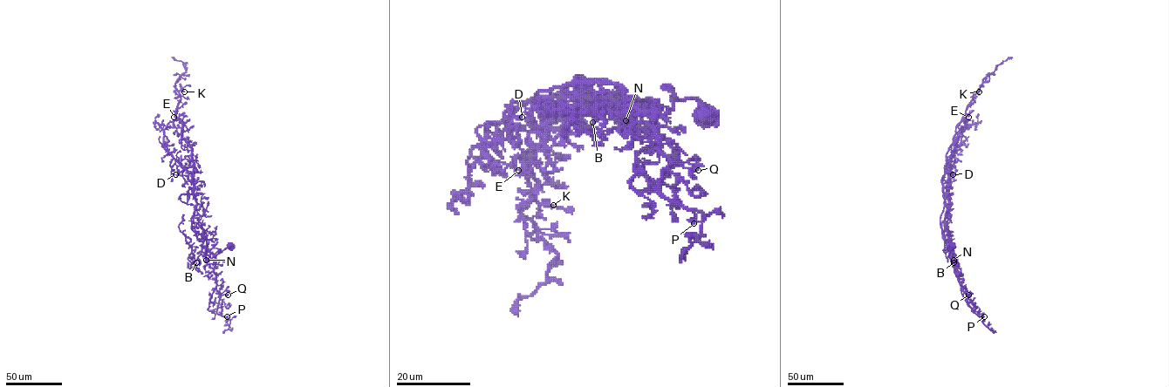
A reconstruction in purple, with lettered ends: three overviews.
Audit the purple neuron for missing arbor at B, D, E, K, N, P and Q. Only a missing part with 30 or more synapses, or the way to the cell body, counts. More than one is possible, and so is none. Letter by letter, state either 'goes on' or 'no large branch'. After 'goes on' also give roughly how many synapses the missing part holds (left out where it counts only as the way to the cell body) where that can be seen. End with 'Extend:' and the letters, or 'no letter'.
B: no large branch
D: no large branch
E: no large branch
K: no large branch
N: no large branch
P: no large branch
Q: no large branch
Extend: no letter

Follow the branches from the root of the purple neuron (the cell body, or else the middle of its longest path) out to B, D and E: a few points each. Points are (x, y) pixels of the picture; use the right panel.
B: (953, 245), (944, 250), (949, 250), (947, 261), (940, 222), (953, 267), (953, 262)
D: (953, 245), (944, 250), (949, 250), (947, 261), (940, 216), (945, 203), (942, 180), (948, 160), (953, 174)
E: (953, 245), (944, 250), (949, 250), (947, 261), (941, 178), (955, 126), (968, 117)

